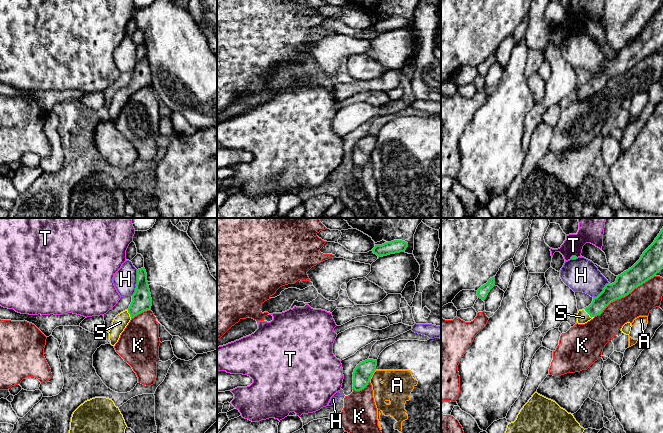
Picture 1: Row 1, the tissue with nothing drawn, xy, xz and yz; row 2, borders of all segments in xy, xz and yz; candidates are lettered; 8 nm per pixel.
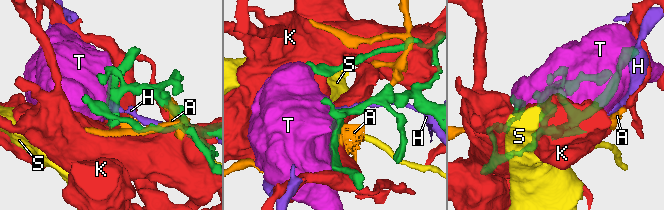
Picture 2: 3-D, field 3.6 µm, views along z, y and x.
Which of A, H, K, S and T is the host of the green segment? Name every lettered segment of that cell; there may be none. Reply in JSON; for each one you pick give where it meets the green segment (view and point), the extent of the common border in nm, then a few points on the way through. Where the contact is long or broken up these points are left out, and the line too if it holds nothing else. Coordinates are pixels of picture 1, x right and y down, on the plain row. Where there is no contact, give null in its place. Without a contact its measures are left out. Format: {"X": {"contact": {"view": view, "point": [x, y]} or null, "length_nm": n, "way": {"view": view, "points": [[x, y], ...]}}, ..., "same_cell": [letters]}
{"S": {"contact": {"view": "yz", "point": [588, 89]}, "length_nm": 110, "way": {"view": "yz", "points": [[611, 68], [588, 89], [583, 93]]}}, "same_cell": ["S"]}

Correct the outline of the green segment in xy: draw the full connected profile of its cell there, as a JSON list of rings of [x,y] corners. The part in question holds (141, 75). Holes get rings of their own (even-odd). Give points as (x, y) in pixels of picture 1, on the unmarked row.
[[[143,43],[137,46],[137,60],[129,84],[118,90],[112,98],[108,108],[110,120],[115,122],[130,96],[144,87],[151,86],[151,82],[152,74],[147,57],[147,49]]]

